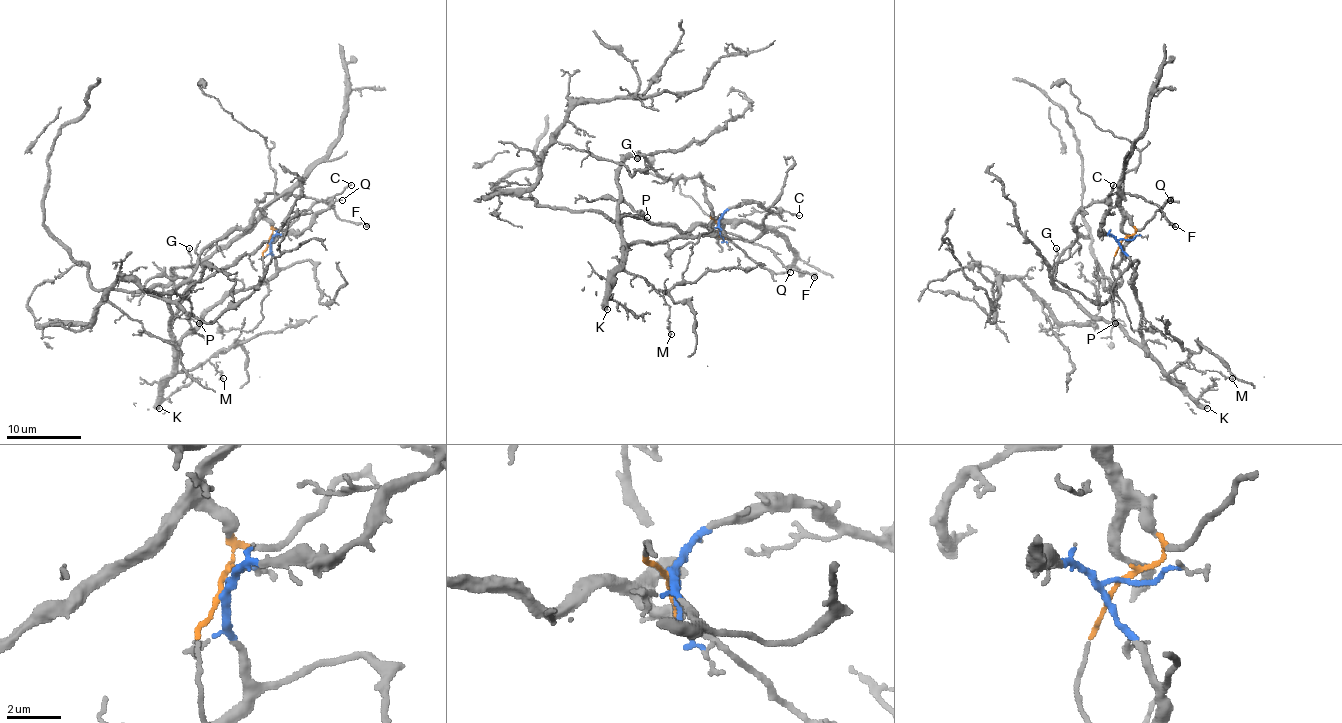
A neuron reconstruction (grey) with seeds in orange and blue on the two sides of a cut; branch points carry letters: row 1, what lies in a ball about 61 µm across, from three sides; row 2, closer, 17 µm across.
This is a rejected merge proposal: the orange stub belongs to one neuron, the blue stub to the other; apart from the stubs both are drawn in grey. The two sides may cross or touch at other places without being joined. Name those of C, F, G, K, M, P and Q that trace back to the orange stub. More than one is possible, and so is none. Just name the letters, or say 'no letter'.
Q

